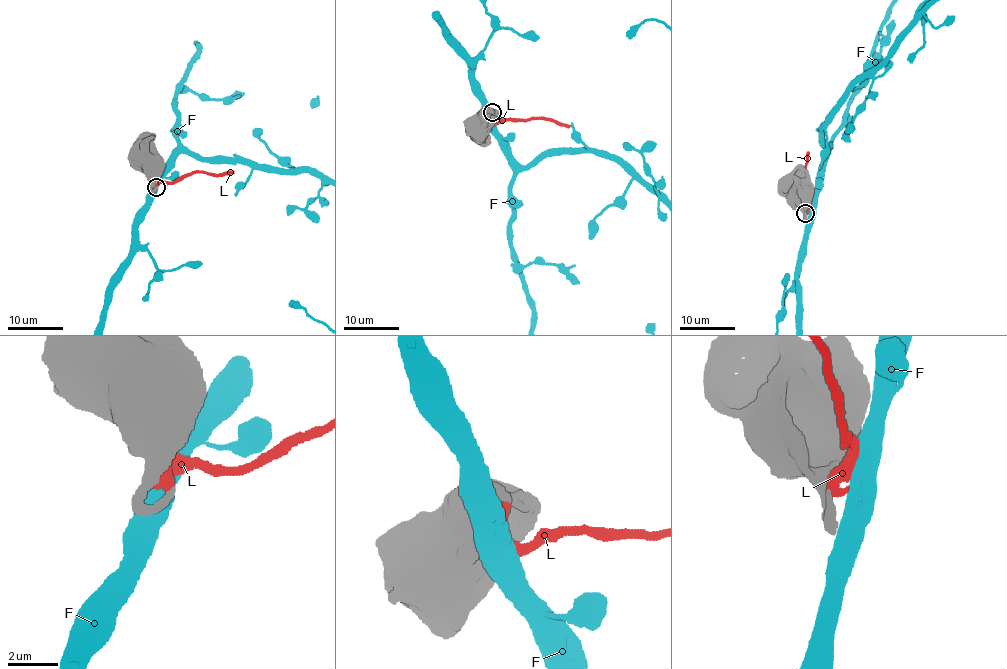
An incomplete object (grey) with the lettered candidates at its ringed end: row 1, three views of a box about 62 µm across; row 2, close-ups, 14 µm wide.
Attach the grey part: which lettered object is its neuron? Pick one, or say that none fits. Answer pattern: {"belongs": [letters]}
{"belongs": ["L"]}

